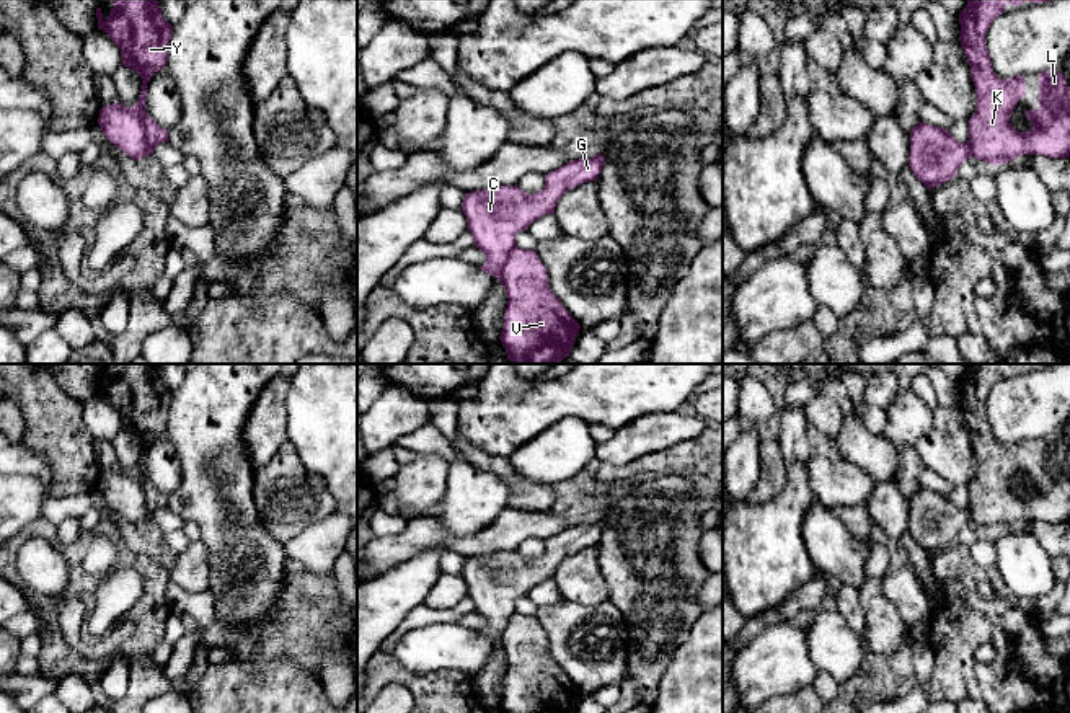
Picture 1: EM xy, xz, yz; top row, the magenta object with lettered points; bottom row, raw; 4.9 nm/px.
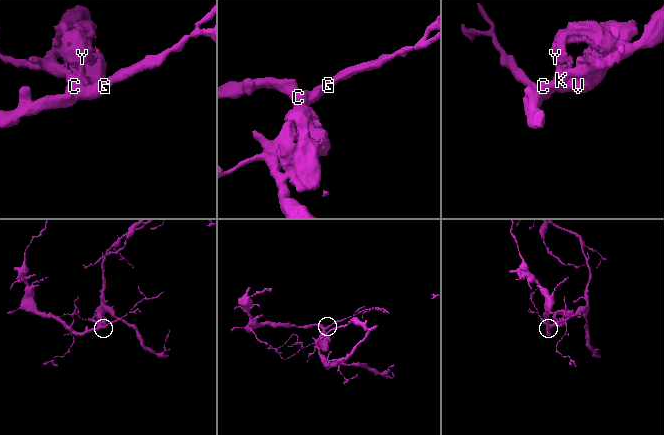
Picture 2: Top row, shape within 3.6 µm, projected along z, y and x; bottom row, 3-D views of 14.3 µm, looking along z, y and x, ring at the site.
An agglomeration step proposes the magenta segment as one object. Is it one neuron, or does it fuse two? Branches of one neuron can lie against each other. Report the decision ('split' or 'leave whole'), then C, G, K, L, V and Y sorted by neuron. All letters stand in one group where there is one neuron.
split; C G / K L V Y

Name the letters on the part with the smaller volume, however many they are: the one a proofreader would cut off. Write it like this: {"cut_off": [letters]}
{"cut_off": ["K", "L", "V", "Y"]}

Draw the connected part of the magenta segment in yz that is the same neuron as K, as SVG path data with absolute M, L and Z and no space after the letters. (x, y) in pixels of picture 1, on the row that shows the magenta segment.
M967 0L967 5L959 13L959 42L971 65L971 77L977 96L975 113L969 119L971 150L974 158L984 160L992 166L1008 163L1023 153L1049 158L1070 157L1070 90L1063 73L1054 69L1039 72L1039 108L1024 111L1032 127L1028 132L1019 132L1011 126L1010 116L1026 93L1023 75L1001 80L992 69L990 54L985 46L987 29L1003 13L1008 3L1016 7L1024 2L1044 3L1052 0Z

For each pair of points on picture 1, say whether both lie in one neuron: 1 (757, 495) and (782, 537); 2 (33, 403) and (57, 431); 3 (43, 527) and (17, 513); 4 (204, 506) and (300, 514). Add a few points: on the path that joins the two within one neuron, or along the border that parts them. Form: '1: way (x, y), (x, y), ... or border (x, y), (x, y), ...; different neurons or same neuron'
1: border (785, 470), (777, 493), (746, 501); different neurons
2: way (39, 410), (54, 425); same neuron
3: border (41, 516), (17, 534); different neurons
4: border (253, 473), (256, 516), (279, 544); different neurons

